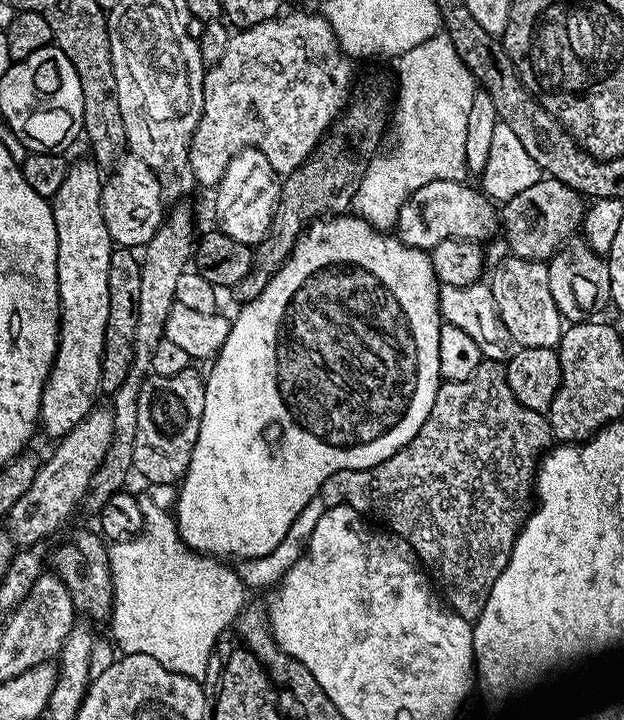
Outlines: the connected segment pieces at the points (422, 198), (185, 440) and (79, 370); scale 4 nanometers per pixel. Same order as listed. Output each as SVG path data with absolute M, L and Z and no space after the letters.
M436 181L413 194L401 206L394 227L395 235L406 246L430 250L438 242L450 238L485 242L498 232L498 208L479 187L471 188L468 182Z
M189 366L178 374L150 374L138 390L138 434L134 438L132 467L152 484L183 481L198 442L204 409L205 377Z
M85 158L69 167L58 186L58 194L50 201L54 214L54 226L58 230L58 298L60 299L60 337L56 347L56 357L44 384L40 399L40 418L42 432L53 438L64 436L82 418L86 418L97 407L102 374L102 354L106 338L106 318L110 318L110 254L114 247L106 222L102 218L100 189L102 187L101 169L91 159Z

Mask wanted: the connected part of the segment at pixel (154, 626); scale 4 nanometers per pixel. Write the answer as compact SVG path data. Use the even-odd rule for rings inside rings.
M148 496L139 497L144 524L140 532L129 540L115 541L108 548L108 561L112 571L112 636L124 654L150 654L162 662L172 673L202 680L214 659L218 641L231 629L246 607L244 583L238 578L235 567L221 562L215 556L196 552L188 546L176 525L176 517Z

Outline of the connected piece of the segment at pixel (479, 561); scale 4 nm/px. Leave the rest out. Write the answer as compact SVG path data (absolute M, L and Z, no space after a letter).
M484 360L474 370L474 374L470 374L470 378L441 383L438 394L434 398L434 406L430 406L430 414L426 418L426 422L422 422L422 430L418 430L418 434L414 434L414 438L405 448L399 448L393 456L386 458L375 468L338 470L334 474L330 474L330 478L326 478L326 482L322 482L318 499L324 503L325 508L333 508L343 504L350 506L354 510L358 510L361 516L371 518L377 525L383 526L396 536L401 536L416 551L417 560L420 561L426 569L427 575L434 581L435 587L438 589L439 595L446 601L447 607L462 618L472 622L475 621L476 615L482 610L482 606L488 597L488 591L492 588L492 583L498 578L498 574L502 574L508 556L512 552L516 536L520 533L520 529L528 517L530 511L528 499L531 501L534 496L534 481L538 461L549 445L553 443L553 440L552 427L548 425L547 415L538 410L530 410L526 406L522 406L522 402L518 402L518 398L514 398L514 394L508 385L505 365L494 360Z

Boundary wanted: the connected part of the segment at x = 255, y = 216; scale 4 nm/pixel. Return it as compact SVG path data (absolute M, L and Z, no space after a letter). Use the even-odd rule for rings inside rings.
M243 148L238 154L234 154L214 189L219 231L225 232L239 244L249 246L260 244L270 230L272 215L280 197L280 185L277 172L272 169L262 150Z

